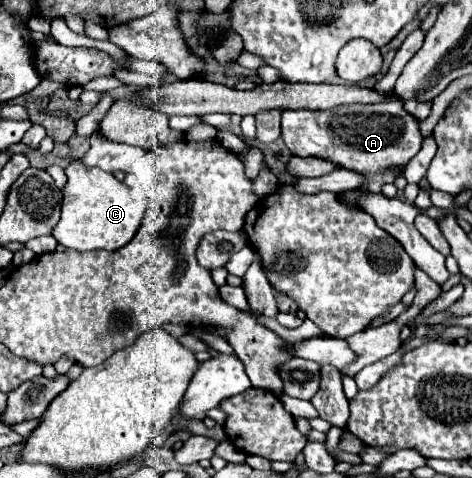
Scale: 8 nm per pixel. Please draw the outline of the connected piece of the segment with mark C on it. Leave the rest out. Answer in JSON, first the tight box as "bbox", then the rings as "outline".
{"bbox":[52,159,146,251],"outline":[[[74,159],[66,167],[68,183],[62,189],[62,215],[52,235],[64,247],[78,251],[92,249],[108,249],[116,251],[132,241],[146,213],[146,201],[138,201],[132,197],[130,187],[118,181],[112,173],[100,171],[96,167],[88,167],[82,159]]]}

